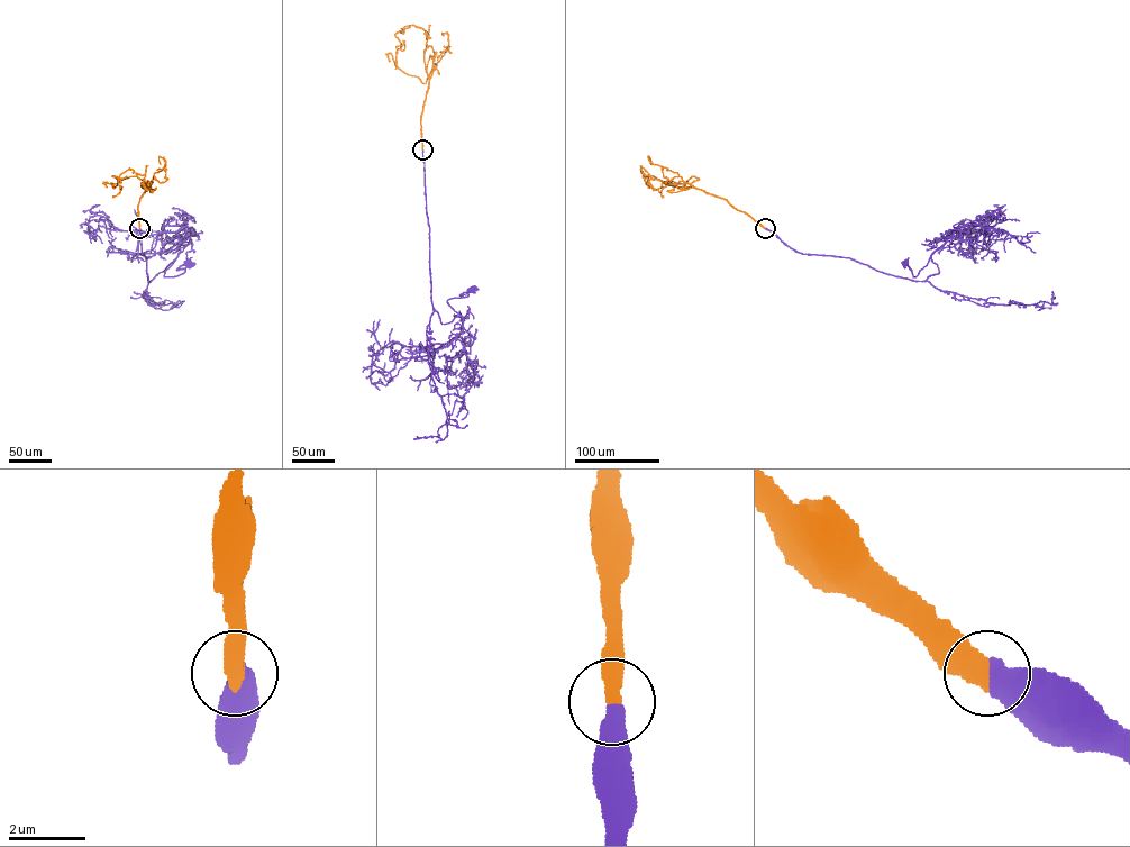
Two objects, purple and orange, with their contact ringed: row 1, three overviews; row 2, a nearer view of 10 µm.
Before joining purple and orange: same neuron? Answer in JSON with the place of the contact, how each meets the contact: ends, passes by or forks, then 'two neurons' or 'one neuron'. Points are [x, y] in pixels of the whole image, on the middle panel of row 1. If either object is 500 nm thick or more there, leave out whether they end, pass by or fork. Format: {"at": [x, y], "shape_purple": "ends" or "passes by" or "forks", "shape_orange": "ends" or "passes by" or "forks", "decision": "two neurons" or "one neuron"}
{"at": [422, 149], "decision": "one neuron"}

